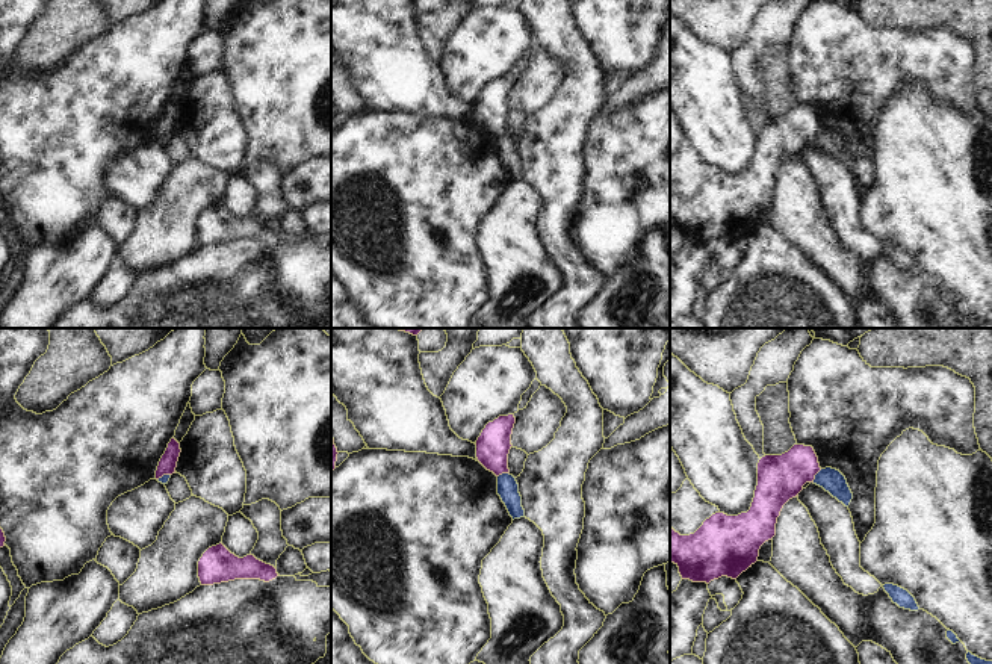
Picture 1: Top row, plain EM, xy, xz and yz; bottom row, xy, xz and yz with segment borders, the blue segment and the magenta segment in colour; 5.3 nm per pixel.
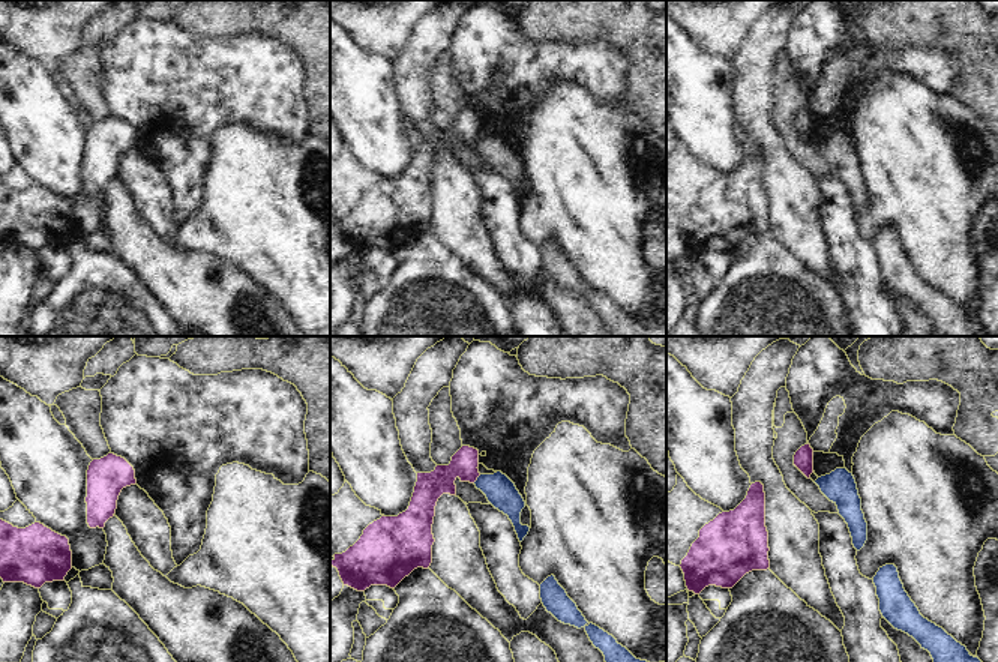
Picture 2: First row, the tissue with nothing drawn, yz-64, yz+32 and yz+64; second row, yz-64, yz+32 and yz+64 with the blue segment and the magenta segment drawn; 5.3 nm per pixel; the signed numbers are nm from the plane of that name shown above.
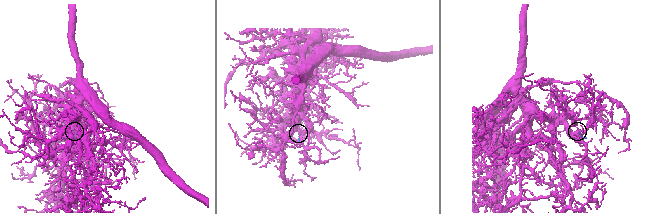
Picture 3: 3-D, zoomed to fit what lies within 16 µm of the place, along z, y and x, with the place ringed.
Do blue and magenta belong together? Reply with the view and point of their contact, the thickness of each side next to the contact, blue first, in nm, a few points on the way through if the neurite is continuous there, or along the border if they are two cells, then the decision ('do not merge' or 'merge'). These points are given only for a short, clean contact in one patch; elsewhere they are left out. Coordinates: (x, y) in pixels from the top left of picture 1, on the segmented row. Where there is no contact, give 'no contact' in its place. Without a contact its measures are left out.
yz (815, 475) | 120/240 nm | along yz (821, 469), (812, 481) | do not merge

